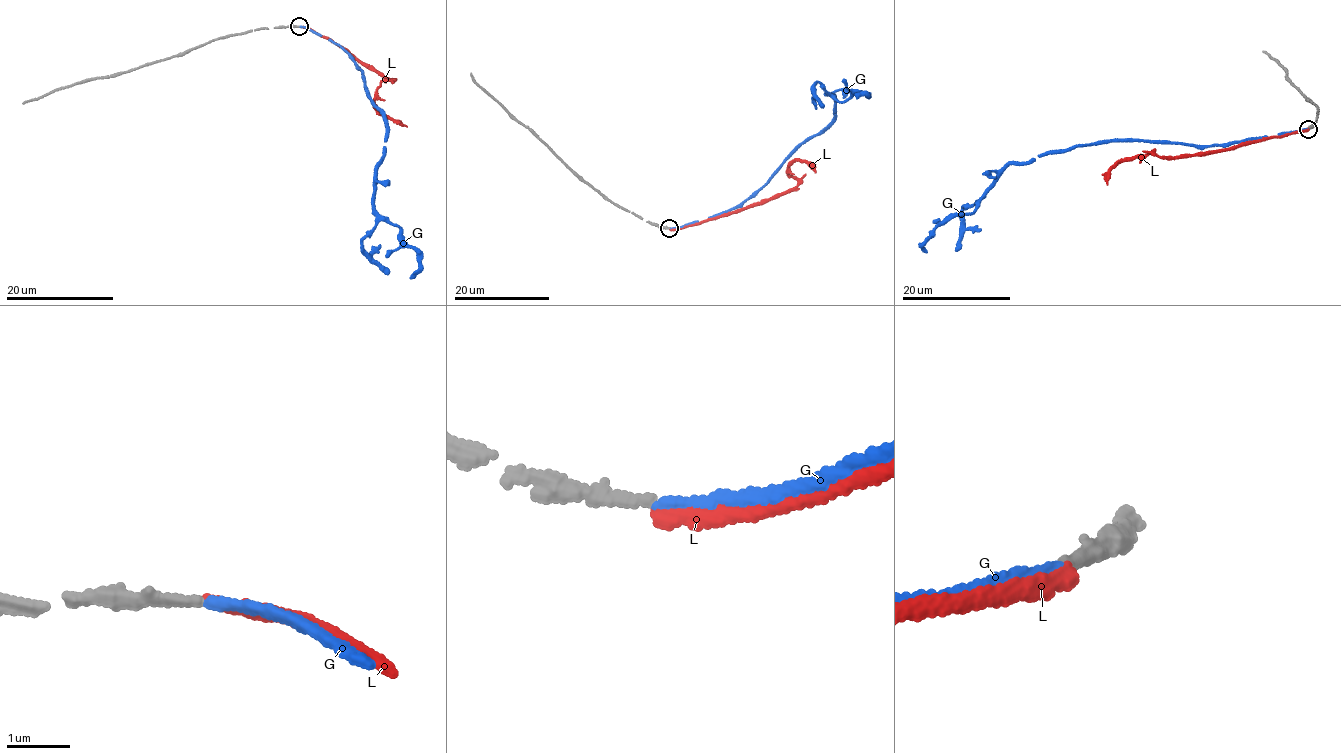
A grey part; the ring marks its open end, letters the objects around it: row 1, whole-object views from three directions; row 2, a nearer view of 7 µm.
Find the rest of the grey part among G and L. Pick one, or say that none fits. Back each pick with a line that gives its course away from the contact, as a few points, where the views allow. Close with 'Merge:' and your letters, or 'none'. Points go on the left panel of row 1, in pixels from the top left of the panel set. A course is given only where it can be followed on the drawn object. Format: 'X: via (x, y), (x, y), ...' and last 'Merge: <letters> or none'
G: via (299, 26), (347, 52), (382, 115), (384, 153), (373, 199), (414, 248), (419, 268), (411, 278)
Merge: G

